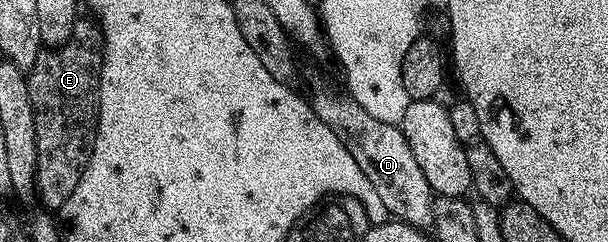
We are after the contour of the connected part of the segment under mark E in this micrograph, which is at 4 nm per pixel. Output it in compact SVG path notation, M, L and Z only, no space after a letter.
M77 18L74 33L61 47L49 47L38 53L38 61L27 71L30 105L34 109L34 133L38 141L35 194L48 207L63 208L74 193L82 173L90 161L96 140L96 121L100 105L100 68L104 61L104 32L95 18Z

